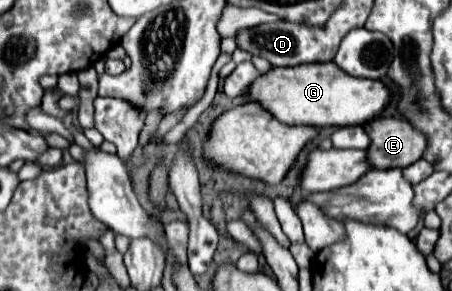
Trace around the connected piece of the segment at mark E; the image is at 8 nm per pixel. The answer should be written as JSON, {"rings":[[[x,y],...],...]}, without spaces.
{"rings":[[[377,117],[365,123],[365,133],[371,139],[367,155],[373,169],[403,169],[421,159],[427,147],[425,137],[409,121],[397,117]]]}

